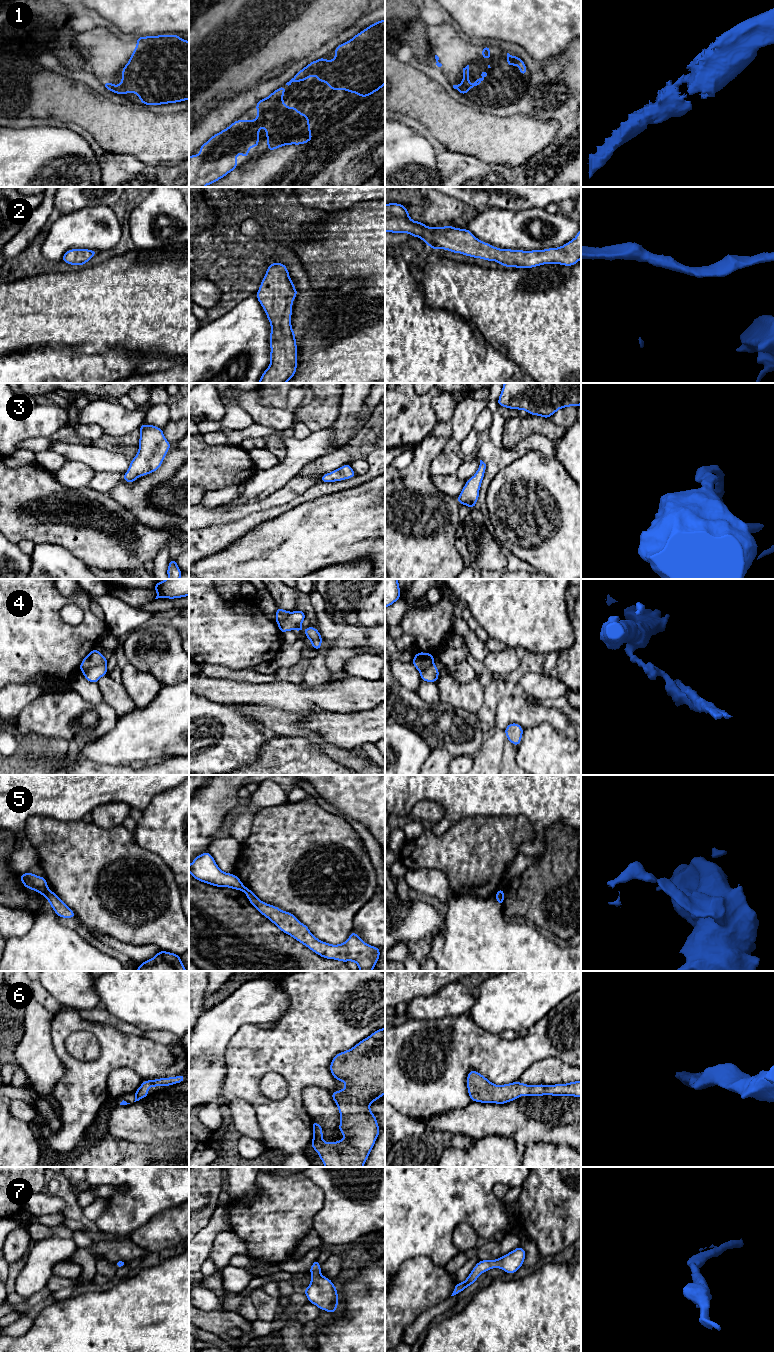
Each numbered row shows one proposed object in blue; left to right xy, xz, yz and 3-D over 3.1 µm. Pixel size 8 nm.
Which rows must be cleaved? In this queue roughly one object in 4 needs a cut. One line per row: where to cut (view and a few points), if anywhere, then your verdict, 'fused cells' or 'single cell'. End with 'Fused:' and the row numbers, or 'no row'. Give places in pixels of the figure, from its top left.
1: no cut; single cell
2: no cut; single cell
3: no cut; single cell
4: cut in xy along (106, 663), (100, 666), (89, 667), (82, 672); fused cells
5: cut in xy along (49, 890), (44, 895); fused cells
6: no cut; single cell
7: no cut; single cell
Fused: 4, 5

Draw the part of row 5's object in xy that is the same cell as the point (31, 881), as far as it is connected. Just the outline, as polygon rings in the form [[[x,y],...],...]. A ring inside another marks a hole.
[[[27,872],[20,875],[22,884],[27,888],[38,892],[45,896],[49,891],[45,877],[37,876],[33,873]]]

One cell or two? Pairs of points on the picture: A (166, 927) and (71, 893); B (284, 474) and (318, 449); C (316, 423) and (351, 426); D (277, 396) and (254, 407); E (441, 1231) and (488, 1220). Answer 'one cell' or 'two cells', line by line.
A: one cell
B: one cell
C: two cells
D: two cells
E: one cell

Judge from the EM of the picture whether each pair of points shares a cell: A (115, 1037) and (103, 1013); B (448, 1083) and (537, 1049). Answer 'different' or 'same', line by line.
A: different
B: same

